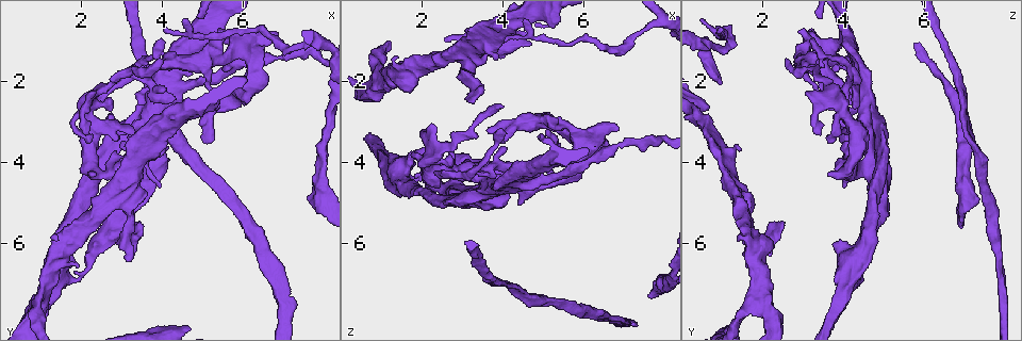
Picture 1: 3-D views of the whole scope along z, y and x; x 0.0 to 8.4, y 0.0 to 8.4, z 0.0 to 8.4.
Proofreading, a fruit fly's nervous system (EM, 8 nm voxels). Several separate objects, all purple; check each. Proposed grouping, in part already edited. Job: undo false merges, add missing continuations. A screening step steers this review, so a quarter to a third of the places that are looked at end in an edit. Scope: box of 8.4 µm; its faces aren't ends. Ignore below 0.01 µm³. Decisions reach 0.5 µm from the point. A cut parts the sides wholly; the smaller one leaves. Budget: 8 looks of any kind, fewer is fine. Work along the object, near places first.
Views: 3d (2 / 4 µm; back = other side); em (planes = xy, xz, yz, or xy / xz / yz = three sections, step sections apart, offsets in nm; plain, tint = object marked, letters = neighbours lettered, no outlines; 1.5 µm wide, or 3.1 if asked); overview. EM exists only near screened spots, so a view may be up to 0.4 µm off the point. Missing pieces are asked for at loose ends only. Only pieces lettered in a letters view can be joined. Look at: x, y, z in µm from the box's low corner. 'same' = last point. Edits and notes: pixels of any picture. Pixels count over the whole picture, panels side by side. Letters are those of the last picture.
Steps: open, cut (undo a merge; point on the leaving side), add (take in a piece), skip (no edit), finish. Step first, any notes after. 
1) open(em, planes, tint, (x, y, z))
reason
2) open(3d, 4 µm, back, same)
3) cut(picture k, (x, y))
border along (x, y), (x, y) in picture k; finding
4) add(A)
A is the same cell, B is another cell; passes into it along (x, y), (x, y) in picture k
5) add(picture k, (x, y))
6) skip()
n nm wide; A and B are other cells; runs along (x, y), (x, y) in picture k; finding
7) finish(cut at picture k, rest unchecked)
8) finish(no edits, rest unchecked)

open(3d, 4 µm, (7.60, 4.85, 7.25))
branch stops here

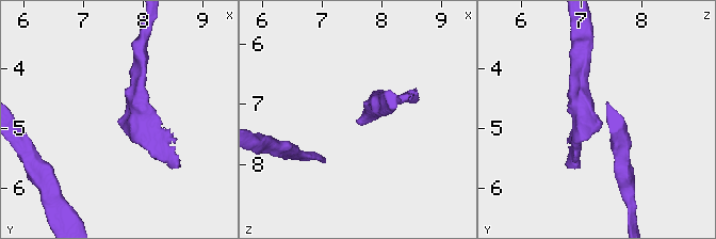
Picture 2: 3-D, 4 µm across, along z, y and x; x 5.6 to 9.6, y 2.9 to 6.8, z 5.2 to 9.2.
open(em, planes, letters, (7.60, 4.80, 7.30))
now the EM

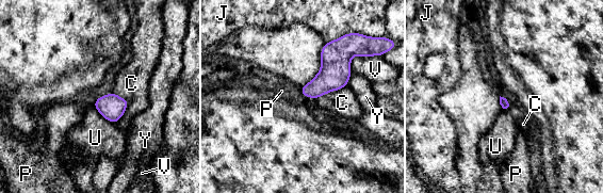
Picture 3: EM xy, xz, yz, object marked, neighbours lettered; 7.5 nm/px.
skip()
C, J, P, U, V and Y are other cells; border along (511, 103), (507, 110) in picture 3; no lettered piece goes on from it

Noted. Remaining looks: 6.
open(em, planes, letters, (4.00, 4.55, 3.95))

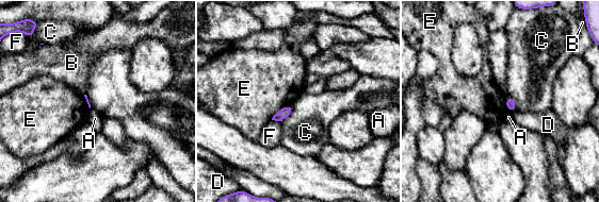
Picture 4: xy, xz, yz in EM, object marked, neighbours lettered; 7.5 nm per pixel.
skip()
A, B, C, D, E and F are other cells; border along (507, 96), (515, 100), (515, 111) in picture 4; no lettered piece goes on from it

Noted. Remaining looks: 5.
open(em, planes, letters, (6.85, 0.80, 3.10))
free end

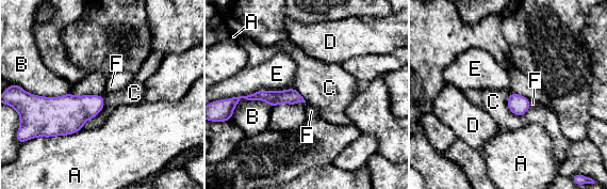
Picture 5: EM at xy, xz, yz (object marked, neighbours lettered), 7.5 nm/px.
skip()
A, B, C, D, E and F are other cells; border along (511, 91), (507, 108), (522, 116) in picture 5; no lettered piece goes on from it

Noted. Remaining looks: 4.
finish(no edits, rest unchecked)

